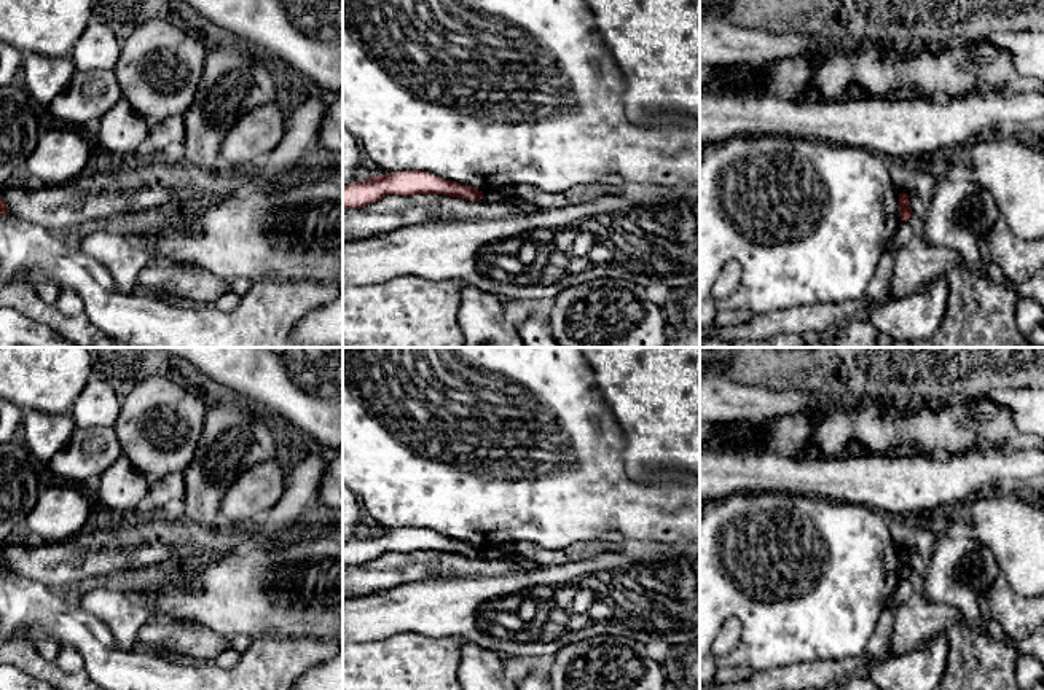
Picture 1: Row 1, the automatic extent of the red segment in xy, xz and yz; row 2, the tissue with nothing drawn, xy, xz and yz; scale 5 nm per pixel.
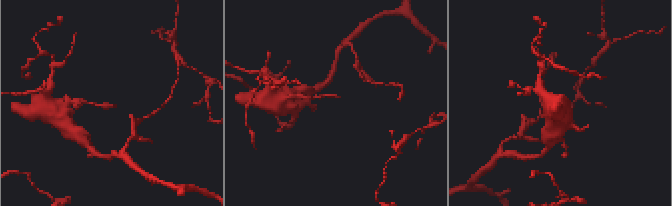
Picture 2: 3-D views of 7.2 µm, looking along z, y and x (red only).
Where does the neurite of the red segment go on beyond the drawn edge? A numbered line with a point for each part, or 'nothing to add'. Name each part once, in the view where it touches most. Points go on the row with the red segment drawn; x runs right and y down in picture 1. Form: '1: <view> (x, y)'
nothing to add

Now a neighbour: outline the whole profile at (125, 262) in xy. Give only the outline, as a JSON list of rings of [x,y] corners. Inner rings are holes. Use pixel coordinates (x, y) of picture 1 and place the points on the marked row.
[[[105,231],[80,239],[78,249],[102,263],[123,293],[135,292],[140,271],[151,265],[147,252],[131,245],[123,236]]]

